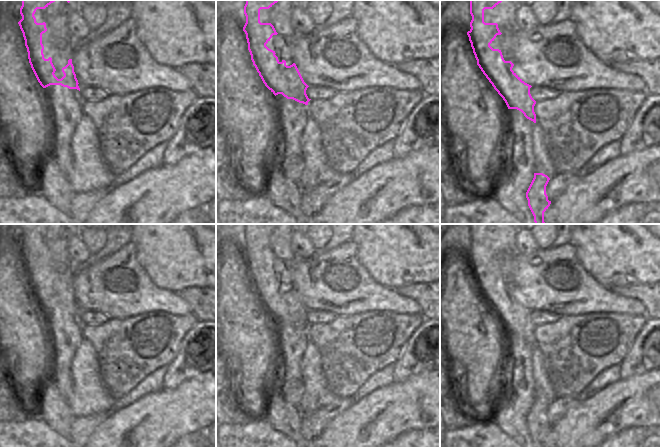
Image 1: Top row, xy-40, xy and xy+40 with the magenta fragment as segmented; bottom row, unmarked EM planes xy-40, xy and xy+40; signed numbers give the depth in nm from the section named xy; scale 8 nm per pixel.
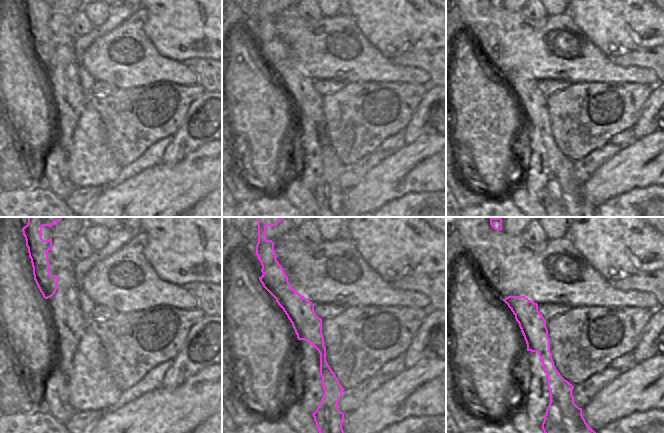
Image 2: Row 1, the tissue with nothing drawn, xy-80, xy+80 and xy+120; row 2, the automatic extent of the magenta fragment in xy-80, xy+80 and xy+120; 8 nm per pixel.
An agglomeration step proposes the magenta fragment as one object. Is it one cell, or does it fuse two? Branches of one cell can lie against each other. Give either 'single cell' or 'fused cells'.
single cell

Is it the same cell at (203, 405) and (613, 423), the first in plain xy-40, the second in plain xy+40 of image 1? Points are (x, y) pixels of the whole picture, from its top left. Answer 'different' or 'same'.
same

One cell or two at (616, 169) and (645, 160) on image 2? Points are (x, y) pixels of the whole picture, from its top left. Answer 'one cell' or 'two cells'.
one cell

